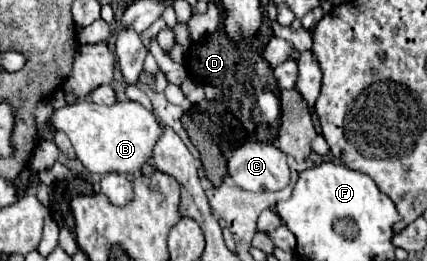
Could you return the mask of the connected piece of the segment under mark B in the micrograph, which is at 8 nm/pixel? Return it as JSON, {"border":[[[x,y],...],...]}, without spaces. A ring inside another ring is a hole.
{"border":[[[92,100],[72,102],[54,110],[48,118],[48,124],[54,132],[64,132],[84,168],[98,174],[142,170],[142,166],[148,164],[160,132],[160,122],[156,116],[138,102],[116,102],[112,106],[100,106]]]}

